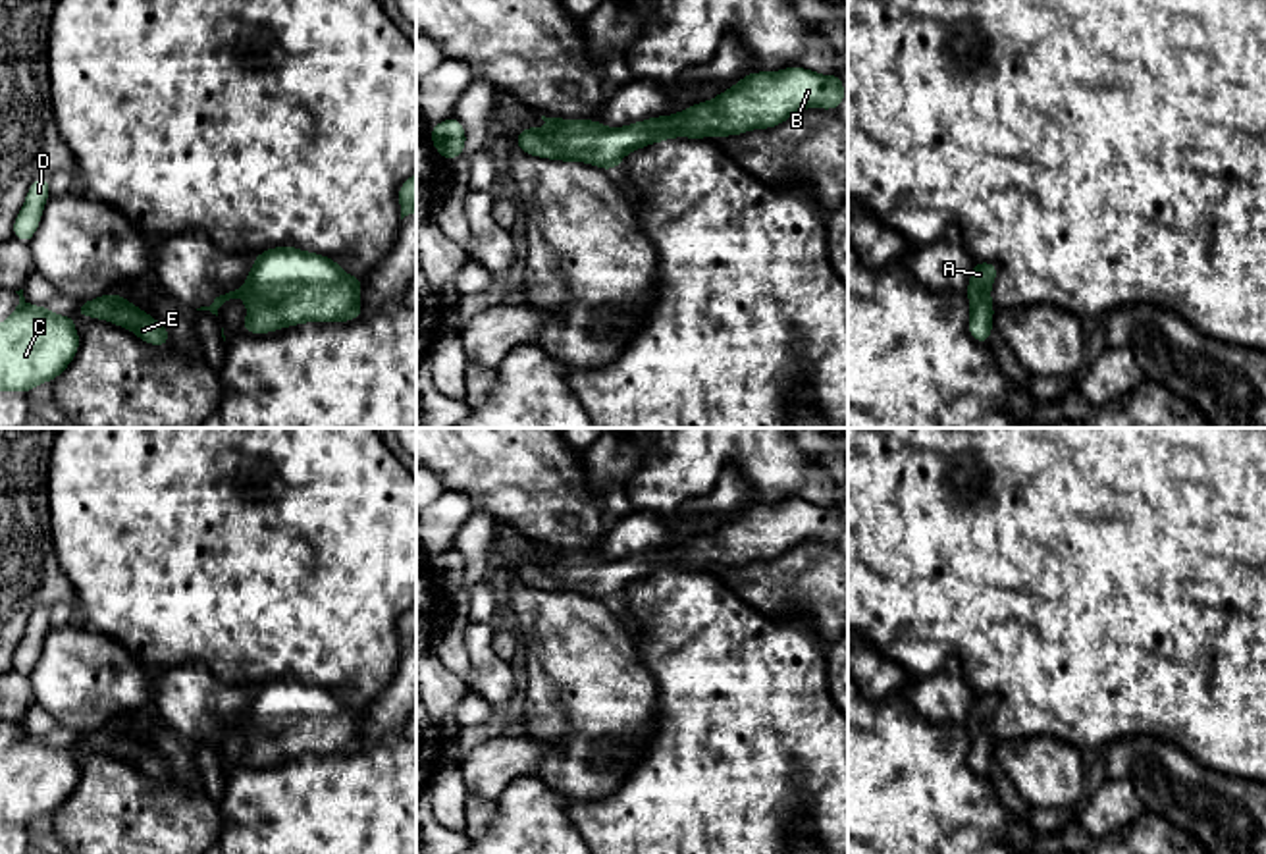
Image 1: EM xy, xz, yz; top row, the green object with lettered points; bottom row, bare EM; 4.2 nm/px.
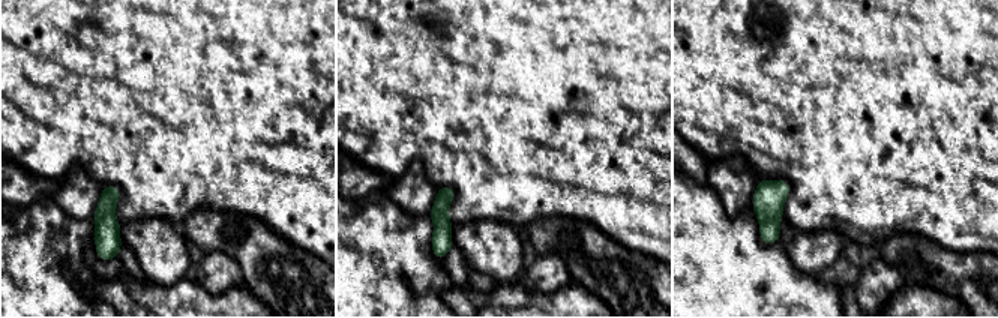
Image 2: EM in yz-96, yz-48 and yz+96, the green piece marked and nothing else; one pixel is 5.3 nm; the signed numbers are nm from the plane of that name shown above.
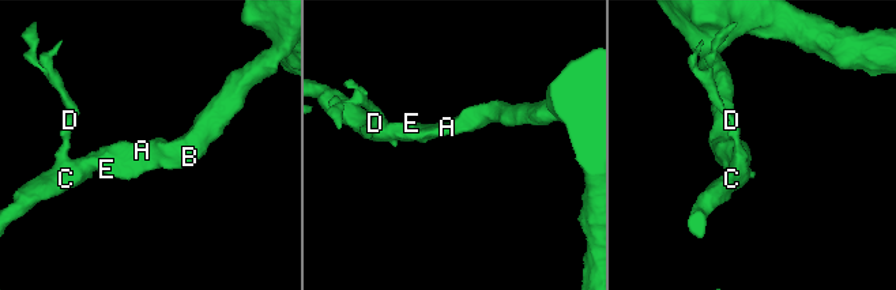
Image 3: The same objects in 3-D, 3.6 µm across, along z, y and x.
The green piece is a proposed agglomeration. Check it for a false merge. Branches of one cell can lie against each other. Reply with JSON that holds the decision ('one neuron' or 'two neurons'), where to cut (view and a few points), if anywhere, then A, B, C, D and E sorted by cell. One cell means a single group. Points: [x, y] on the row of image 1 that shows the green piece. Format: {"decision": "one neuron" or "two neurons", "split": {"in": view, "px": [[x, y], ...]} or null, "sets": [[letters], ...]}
{"decision": "one neuron", "split": null, "sets": [["A", "B", "C", "D", "E"]]}

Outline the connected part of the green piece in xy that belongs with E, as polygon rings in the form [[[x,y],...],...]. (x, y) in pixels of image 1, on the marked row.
[[[98,295],[87,303],[77,303],[75,312],[85,318],[98,318],[125,328],[148,345],[170,345],[166,324],[146,314],[141,307],[133,307],[125,295]]]

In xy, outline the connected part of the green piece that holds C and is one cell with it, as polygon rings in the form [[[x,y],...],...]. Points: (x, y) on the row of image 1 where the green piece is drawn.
[[[23,289],[15,310],[0,322],[0,391],[29,393],[54,382],[79,353],[73,314],[56,316],[50,307],[33,307]]]

